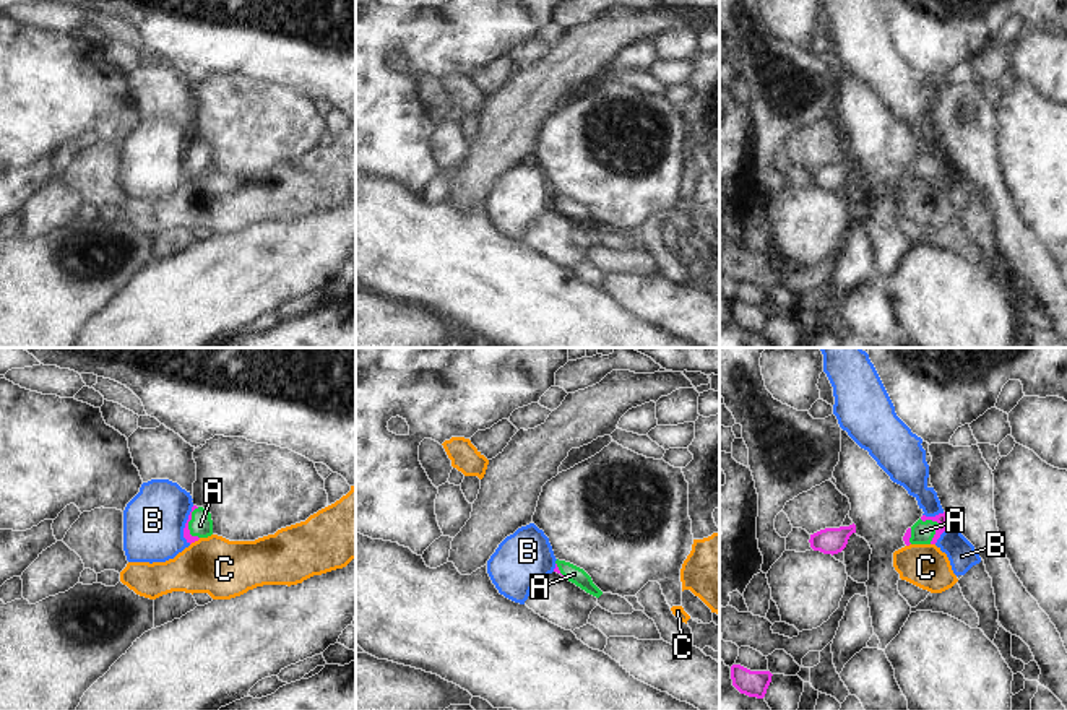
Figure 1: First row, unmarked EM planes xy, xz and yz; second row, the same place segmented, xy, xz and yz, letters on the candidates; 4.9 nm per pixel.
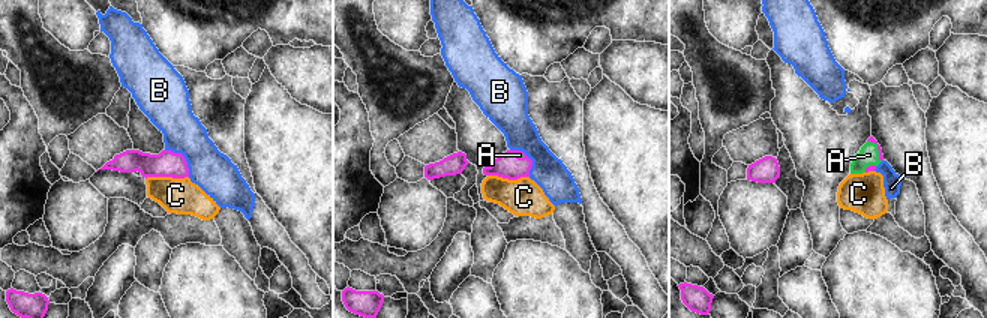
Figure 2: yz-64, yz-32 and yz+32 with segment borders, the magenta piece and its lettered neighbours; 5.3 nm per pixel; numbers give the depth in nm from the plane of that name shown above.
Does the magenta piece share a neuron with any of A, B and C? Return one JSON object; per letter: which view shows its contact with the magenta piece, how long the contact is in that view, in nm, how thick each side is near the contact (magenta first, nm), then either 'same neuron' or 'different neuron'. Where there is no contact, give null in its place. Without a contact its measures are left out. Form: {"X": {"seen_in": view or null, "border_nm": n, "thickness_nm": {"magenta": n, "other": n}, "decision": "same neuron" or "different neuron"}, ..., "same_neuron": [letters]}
{"A": {"seen_in": "yz", "border_nm": 140, "thickness_nm": {"magenta": 60, "other": 110}, "decision": "same neuron"}, "B": {"seen_in": "xy", "border_nm": 190, "thickness_nm": {"magenta": 40, "other": 300}, "decision": "different neuron"}, "C": {"seen_in": "xy", "border_nm": 70, "thickness_nm": {"magenta": 40, "other": 300}, "decision": "different neuron"}, "same_neuron": ["A"]}

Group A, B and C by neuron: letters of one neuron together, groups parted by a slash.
A / B / C

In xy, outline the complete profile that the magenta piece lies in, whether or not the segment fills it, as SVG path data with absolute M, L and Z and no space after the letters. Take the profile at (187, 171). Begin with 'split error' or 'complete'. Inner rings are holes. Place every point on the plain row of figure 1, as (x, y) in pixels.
split error; M193 141L184 164L184 174L187 175L187 179L192 180L200 174L208 174L211 171L213 171L213 156L210 146Z

